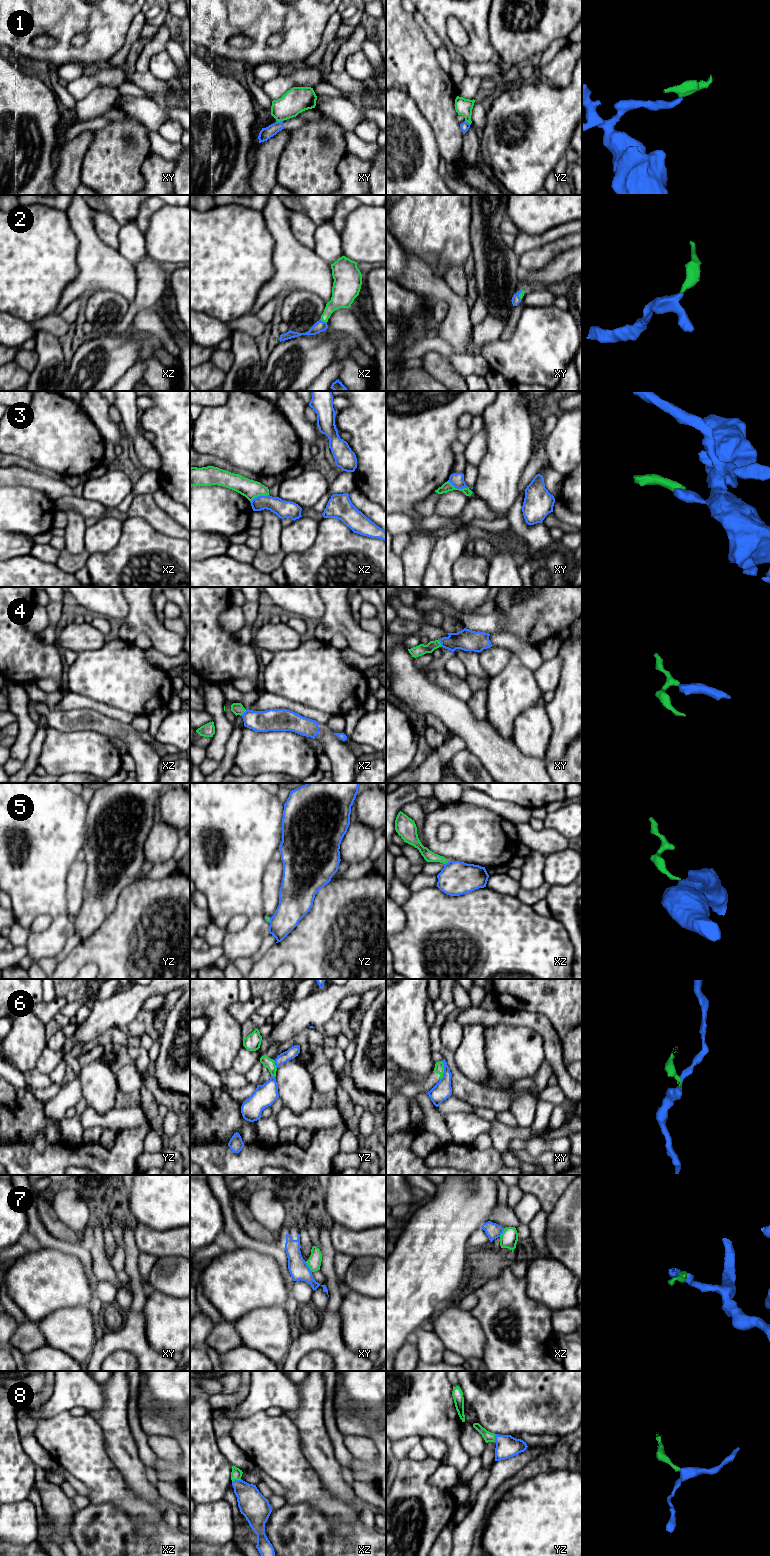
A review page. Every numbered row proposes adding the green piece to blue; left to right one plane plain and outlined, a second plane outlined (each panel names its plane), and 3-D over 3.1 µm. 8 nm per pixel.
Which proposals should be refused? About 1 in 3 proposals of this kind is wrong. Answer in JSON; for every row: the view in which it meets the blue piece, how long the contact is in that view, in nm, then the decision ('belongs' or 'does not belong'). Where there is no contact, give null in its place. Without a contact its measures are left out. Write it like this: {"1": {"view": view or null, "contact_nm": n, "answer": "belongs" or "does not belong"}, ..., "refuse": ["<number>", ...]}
{"1": {"view": "xy", "contact_nm": 60, "answer": "does not belong"}, "2": {"view": "xz", "contact_nm": 70, "answer": "belongs"}, "3": {"view": "xy", "contact_nm": 180, "answer": "does not belong"}, "4": {"view": "xy", "contact_nm": 60, "answer": "belongs"}, "5": {"view": "xz", "contact_nm": 50, "answer": "does not belong"}, "6": {"view": "xy", "contact_nm": 150, "answer": "does not belong"}, "7": {"view": "xy", "contact_nm": 110, "answer": "does not belong"}, "8": {"view": "xz", "contact_nm": 80, "answer": "belongs"}, "refuse": ["1", "3", "5", "6", "7"]}

